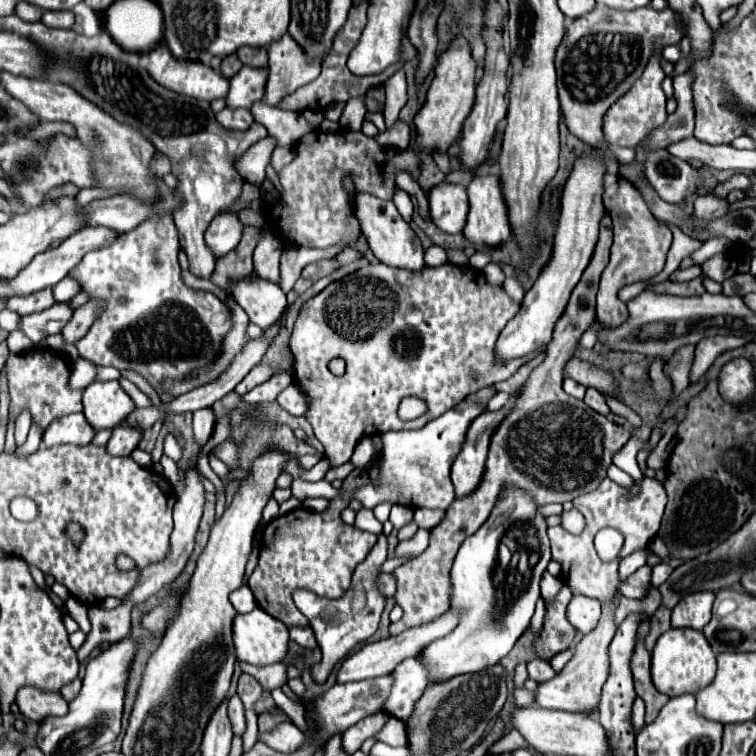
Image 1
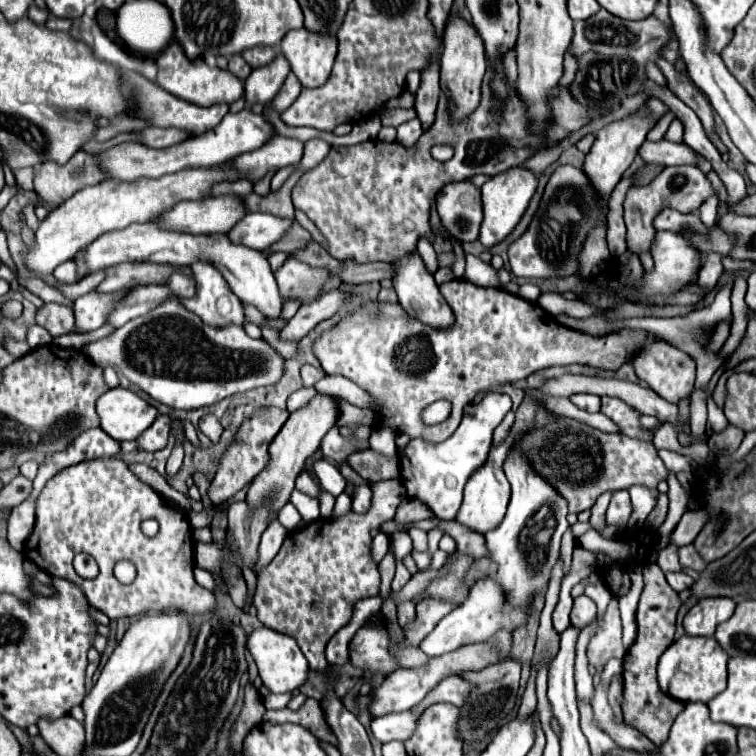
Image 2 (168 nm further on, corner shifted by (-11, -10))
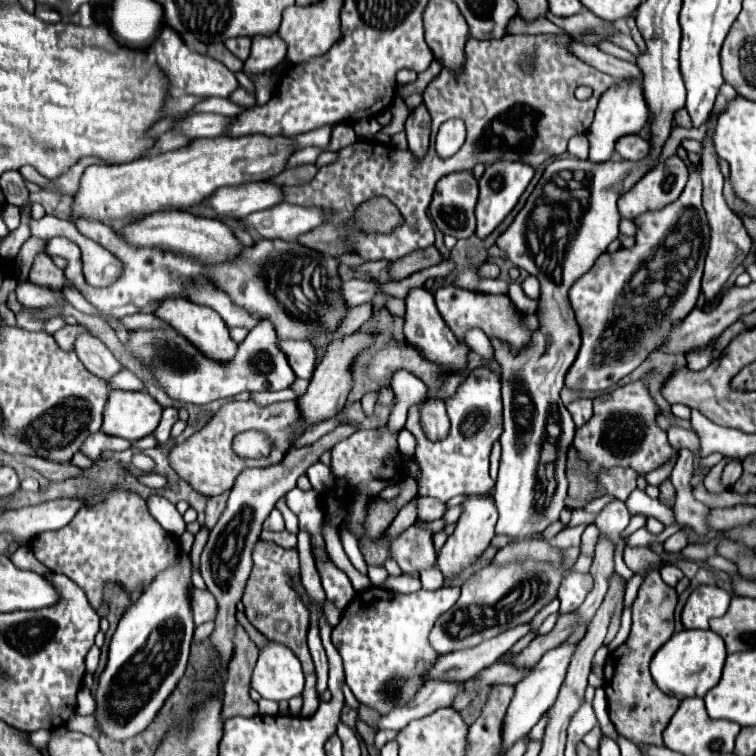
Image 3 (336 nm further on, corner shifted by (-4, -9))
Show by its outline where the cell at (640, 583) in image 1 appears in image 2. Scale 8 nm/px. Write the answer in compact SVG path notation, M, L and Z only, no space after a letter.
M649 563L643 571L643 577L645 577L645 587L637 609L637 639L623 657L623 717L627 725L635 727L655 745L663 745L665 739L669 737L669 729L675 717L683 711L685 703L665 695L659 689L655 669L663 651L673 643L675 621L677 621L677 611L681 607L681 599L675 591L671 591L657 563Z

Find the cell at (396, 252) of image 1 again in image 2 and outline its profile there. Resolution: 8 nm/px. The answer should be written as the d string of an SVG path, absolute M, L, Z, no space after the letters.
M415 251L415 253L395 261L393 265L395 265L393 285L399 295L399 303L407 311L407 315L419 319L421 323L425 323L429 327L451 327L455 323L455 315L451 311L451 307L447 305L447 301L443 299L443 295L439 293L439 287L437 287L433 275L425 269L419 253Z

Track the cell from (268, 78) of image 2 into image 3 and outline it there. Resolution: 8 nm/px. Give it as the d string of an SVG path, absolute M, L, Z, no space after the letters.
M278 34L252 38L250 58L244 62L244 74L248 78L258 78L274 70L286 58L286 44Z

